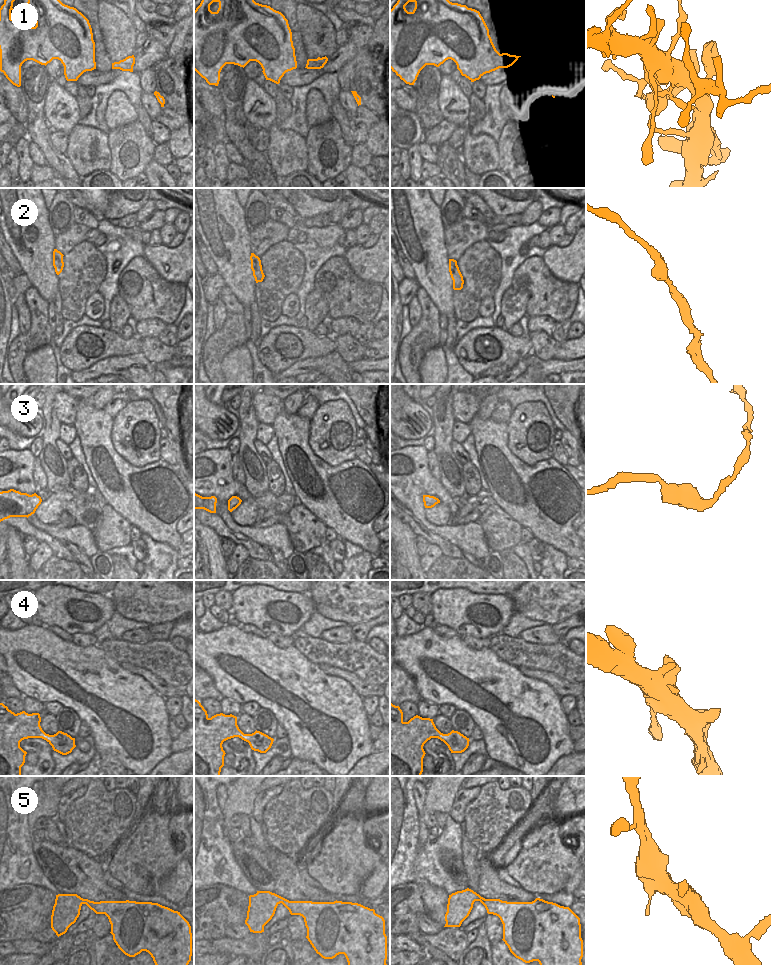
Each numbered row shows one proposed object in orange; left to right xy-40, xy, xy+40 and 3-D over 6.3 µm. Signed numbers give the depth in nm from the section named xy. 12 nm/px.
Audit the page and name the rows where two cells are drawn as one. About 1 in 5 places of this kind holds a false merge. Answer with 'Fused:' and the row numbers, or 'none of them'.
Fused: 1

